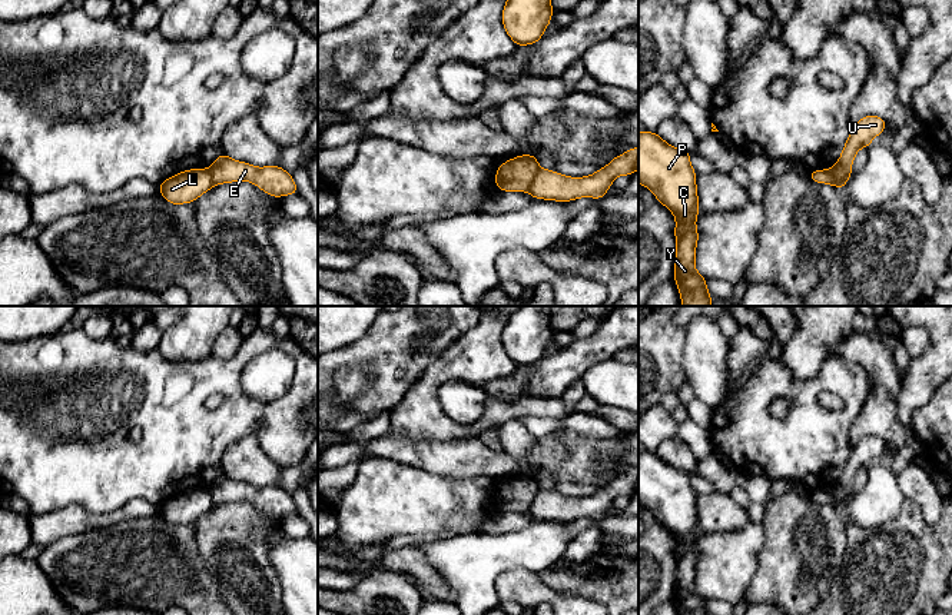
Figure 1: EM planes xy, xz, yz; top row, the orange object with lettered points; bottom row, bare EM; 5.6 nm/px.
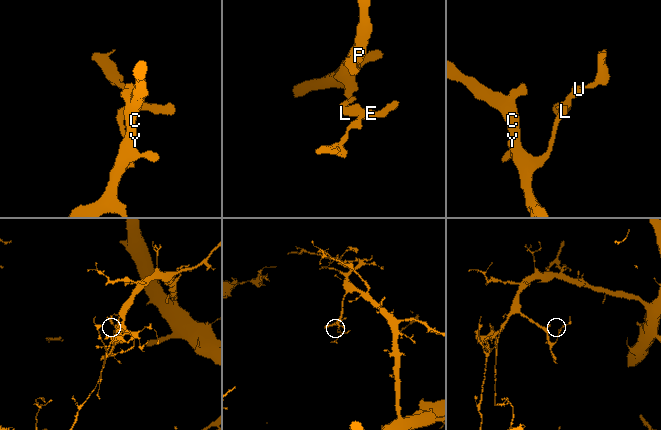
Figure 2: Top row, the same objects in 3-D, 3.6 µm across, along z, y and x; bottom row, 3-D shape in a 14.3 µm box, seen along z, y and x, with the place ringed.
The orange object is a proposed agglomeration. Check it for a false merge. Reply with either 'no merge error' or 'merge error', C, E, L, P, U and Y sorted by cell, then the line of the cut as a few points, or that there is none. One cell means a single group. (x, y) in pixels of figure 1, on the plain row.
merge error | C L P Y / E U | xz (540, 489), (527, 511)

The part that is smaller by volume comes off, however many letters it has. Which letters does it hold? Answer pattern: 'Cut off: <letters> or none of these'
Cut off: E, U

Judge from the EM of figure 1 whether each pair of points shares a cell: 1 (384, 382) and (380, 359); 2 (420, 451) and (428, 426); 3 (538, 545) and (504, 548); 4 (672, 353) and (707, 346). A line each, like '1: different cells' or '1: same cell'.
1: same cell
2: different cells
3: same cell
4: different cells

